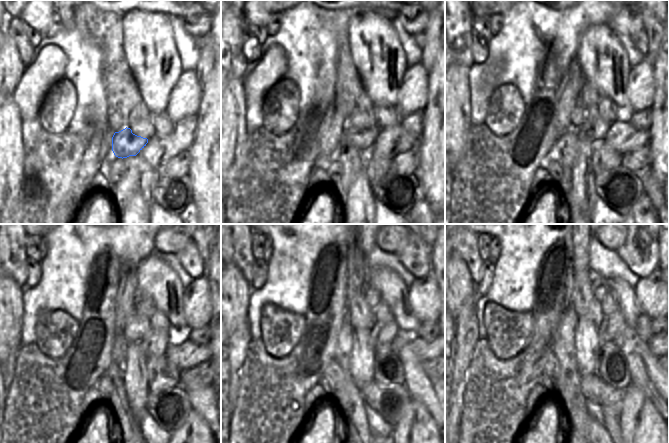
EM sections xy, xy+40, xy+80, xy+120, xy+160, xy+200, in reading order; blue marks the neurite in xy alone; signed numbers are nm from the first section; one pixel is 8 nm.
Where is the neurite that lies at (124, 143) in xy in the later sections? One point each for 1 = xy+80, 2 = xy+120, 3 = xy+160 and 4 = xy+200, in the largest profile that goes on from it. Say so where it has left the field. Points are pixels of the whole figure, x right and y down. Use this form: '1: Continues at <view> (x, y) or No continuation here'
1: Continues at xy+80 (594, 130)
2: Continues at xy+120 (156, 343)
3: Continues at xy+160 (384, 339)
4: Continues at xy+200 (614, 324)

